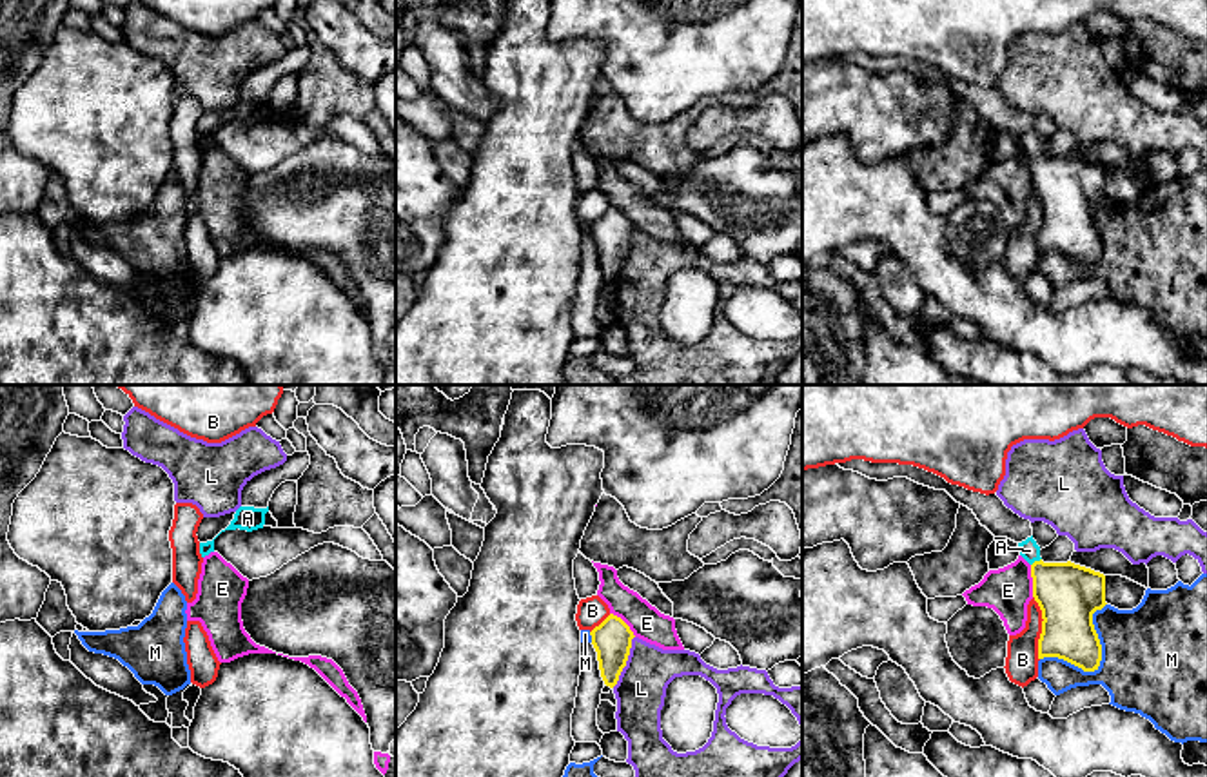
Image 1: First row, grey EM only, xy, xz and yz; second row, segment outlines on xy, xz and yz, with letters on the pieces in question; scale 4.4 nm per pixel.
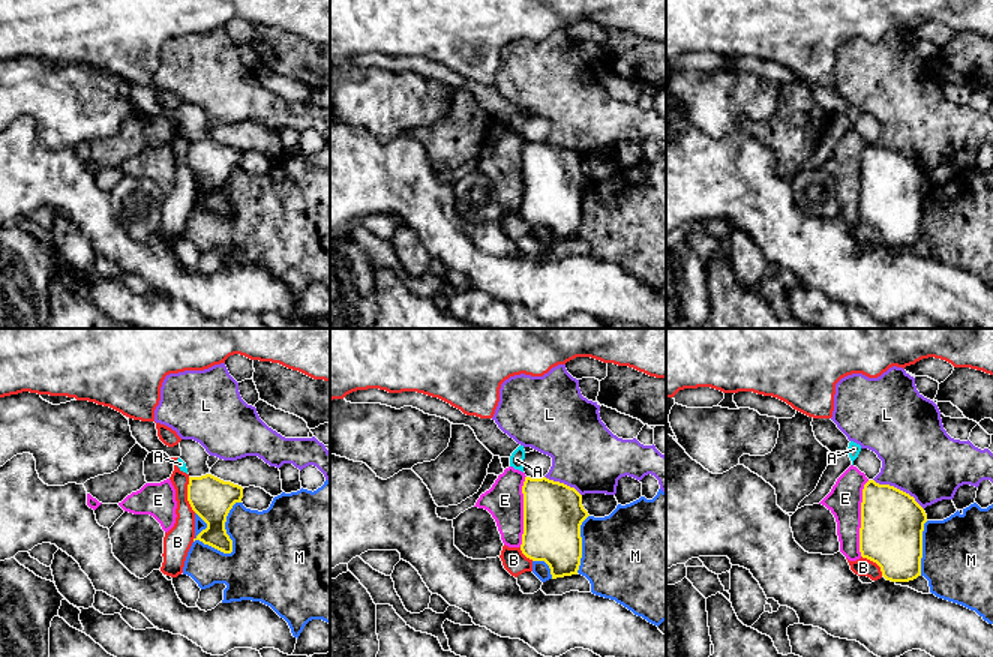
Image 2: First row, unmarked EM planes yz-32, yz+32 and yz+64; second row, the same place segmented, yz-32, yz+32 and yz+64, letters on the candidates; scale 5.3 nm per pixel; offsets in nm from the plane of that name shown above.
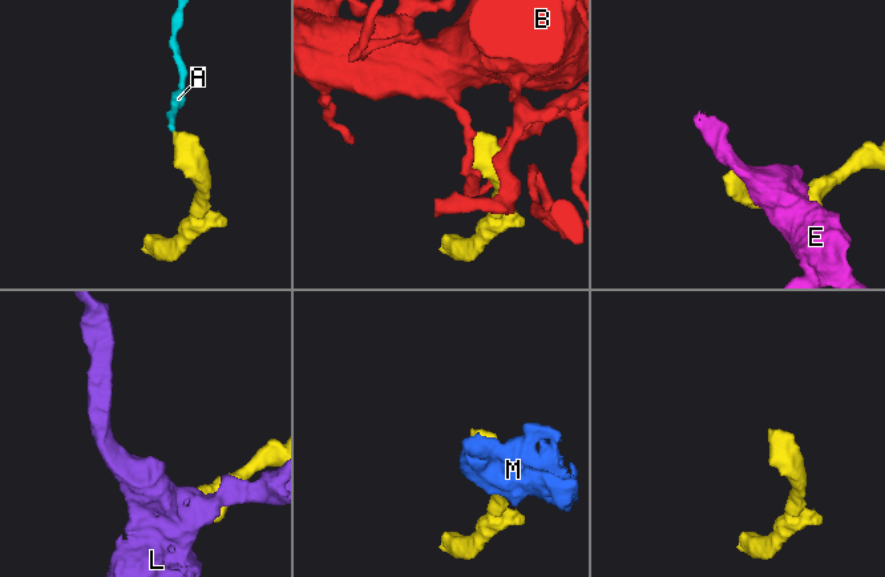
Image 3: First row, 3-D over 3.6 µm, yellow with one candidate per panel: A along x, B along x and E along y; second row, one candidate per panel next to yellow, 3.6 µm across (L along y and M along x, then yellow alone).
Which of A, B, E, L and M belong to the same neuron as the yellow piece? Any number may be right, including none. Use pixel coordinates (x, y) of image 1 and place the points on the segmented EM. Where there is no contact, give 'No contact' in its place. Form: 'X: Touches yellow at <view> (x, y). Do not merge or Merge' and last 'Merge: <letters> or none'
A: Touches yellow at yz (1035, 561). Merge
B: Touches yellow at yz (1042, 629). Do not merge
E: Touches yellow at yz (1033, 581). Do not merge
L: Touches yellow at xz (627, 659). Do not merge
M: Touches yellow at yz (1099, 663). Do not merge
Merge: A

